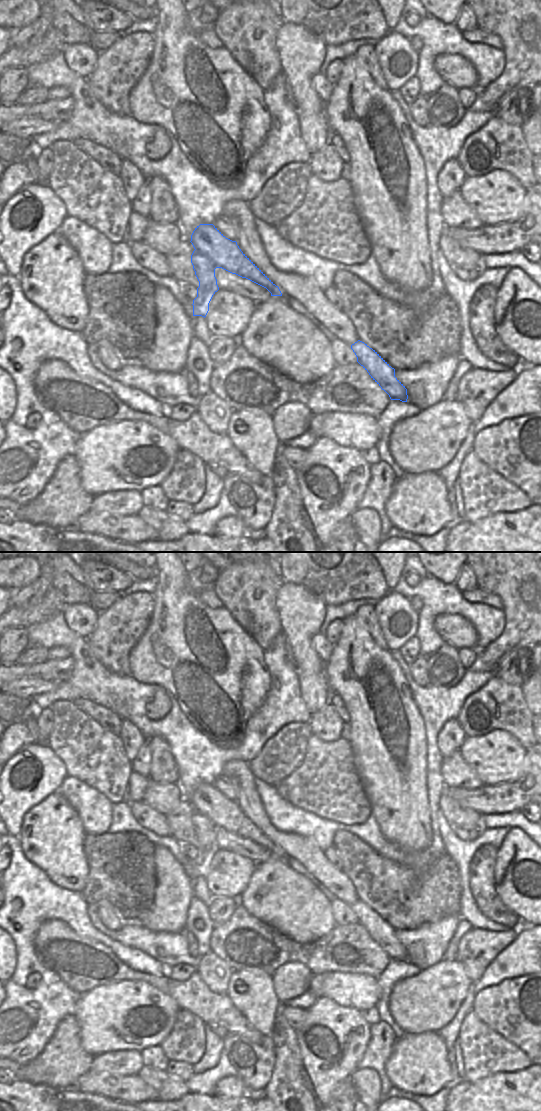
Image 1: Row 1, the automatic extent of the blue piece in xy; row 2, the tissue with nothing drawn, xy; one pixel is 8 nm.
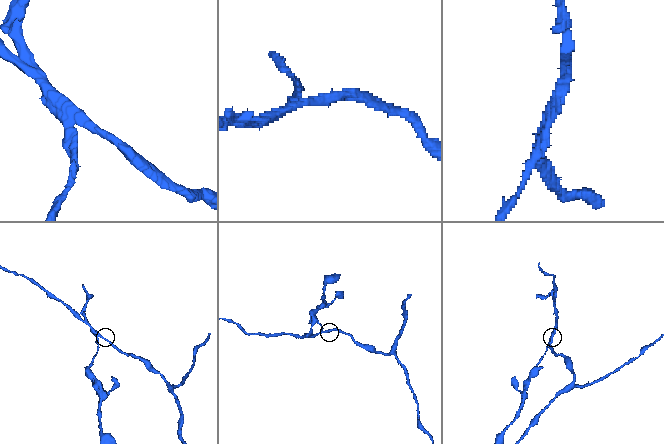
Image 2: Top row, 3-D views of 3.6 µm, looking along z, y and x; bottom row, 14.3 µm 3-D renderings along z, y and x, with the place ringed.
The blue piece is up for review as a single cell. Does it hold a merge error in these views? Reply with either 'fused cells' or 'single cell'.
fused cells

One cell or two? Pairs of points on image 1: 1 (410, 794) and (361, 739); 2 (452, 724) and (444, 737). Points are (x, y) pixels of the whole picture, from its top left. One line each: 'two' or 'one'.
1: one
2: one

